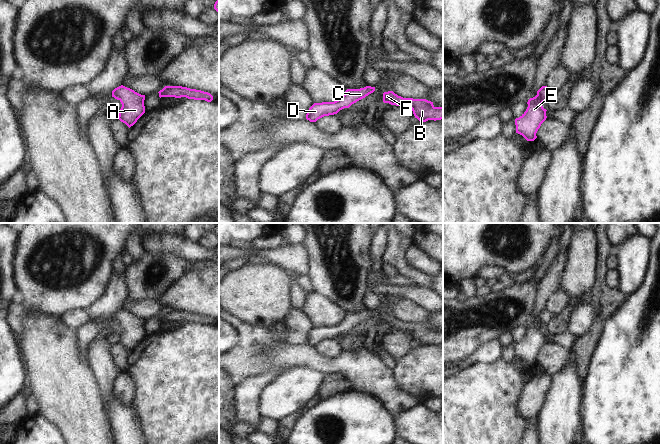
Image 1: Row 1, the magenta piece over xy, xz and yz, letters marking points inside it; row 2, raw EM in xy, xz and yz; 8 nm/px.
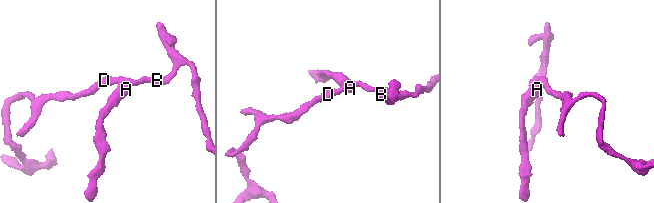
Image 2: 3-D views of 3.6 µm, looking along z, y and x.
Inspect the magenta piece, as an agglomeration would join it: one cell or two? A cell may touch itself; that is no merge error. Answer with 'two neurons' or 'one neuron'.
one neuron

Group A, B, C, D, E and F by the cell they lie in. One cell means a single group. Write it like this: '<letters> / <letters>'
A B C D E F

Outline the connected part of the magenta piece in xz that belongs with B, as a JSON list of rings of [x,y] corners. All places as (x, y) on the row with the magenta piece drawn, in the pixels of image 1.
[[[393,91],[383,93],[383,102],[396,106],[409,107],[419,121],[443,119],[443,107],[435,107],[433,102],[426,99],[403,98]]]

